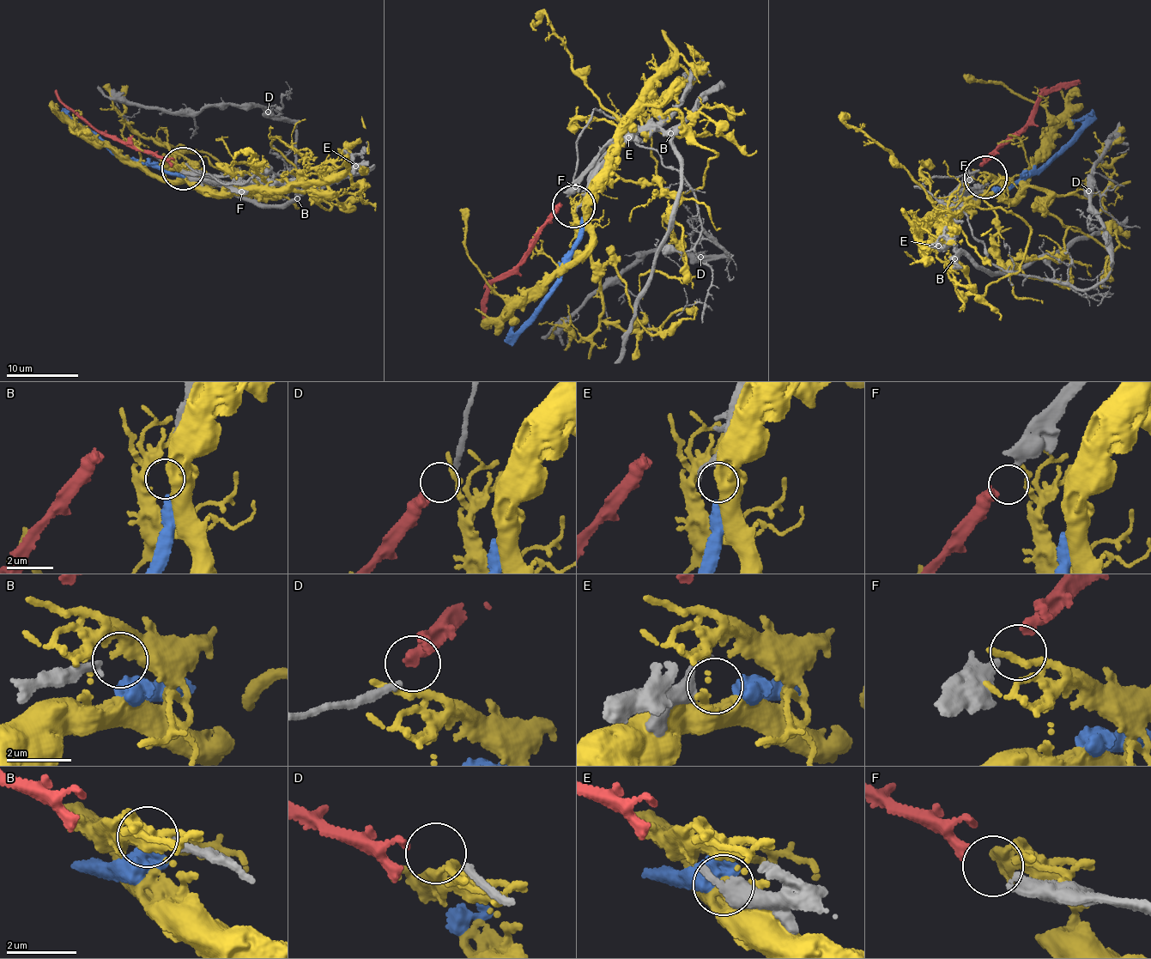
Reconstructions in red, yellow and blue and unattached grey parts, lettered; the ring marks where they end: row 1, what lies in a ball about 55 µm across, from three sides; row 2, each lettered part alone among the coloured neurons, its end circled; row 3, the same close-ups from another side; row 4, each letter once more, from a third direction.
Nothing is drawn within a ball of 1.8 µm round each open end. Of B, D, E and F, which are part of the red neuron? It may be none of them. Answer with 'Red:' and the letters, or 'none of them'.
Red: F

